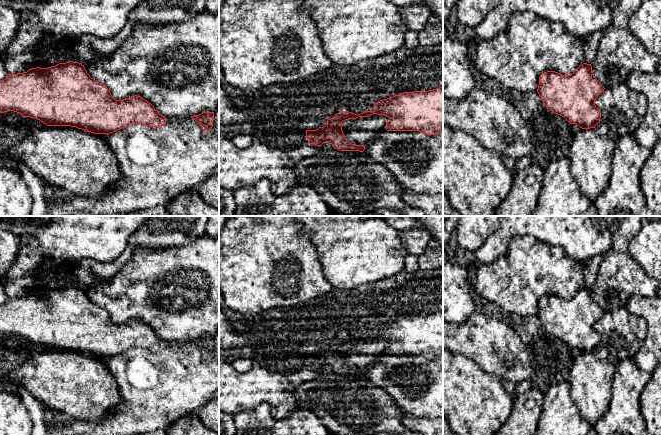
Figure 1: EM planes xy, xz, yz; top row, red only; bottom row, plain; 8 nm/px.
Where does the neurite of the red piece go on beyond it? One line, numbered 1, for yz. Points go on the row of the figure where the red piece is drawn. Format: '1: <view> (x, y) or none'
1: none

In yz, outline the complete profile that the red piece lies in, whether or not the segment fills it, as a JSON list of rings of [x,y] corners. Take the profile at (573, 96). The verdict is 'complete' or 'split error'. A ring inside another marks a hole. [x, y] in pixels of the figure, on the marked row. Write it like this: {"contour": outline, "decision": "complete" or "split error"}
{"contour": [[[583,63],[571,75],[547,71],[540,75],[537,92],[547,109],[564,117],[570,124],[582,129],[595,128],[600,122],[601,112],[595,105],[596,98],[604,86],[594,77],[591,64]]], "decision": "complete"}

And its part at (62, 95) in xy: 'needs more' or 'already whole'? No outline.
already whole

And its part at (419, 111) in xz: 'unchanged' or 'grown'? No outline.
unchanged

